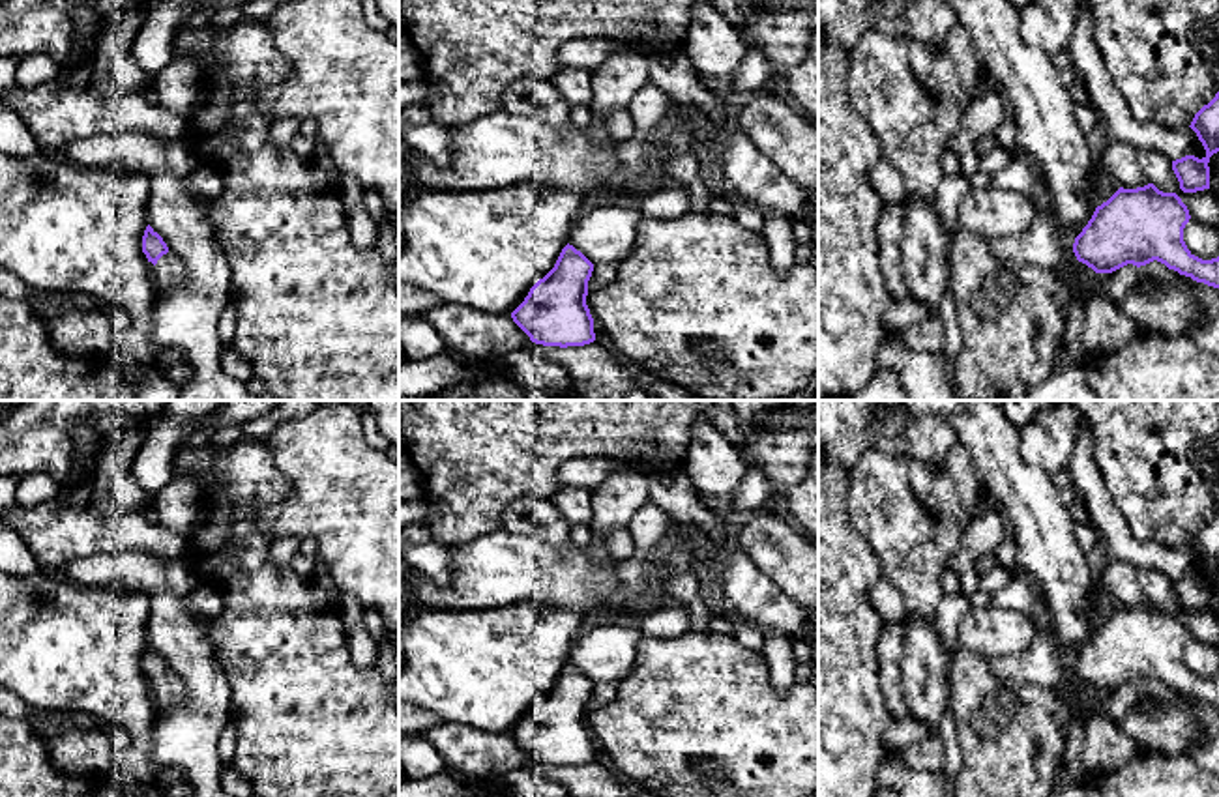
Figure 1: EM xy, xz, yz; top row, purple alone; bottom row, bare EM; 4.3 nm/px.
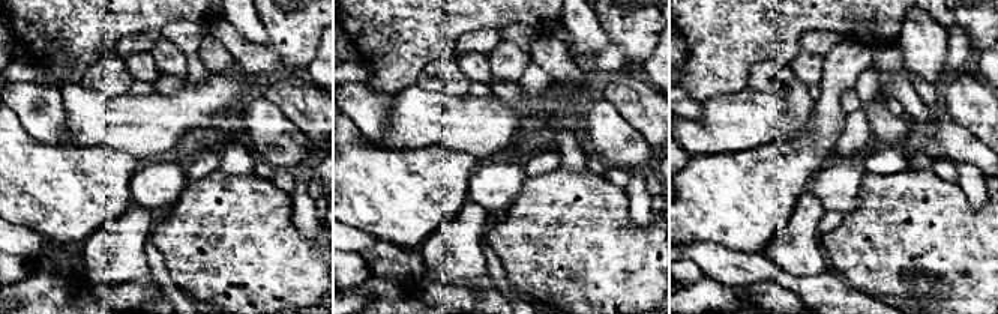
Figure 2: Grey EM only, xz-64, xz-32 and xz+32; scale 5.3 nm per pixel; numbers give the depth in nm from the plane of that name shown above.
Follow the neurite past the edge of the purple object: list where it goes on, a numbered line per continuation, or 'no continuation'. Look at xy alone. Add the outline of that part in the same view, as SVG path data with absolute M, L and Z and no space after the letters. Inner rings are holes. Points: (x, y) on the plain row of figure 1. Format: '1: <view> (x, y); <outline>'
1: xy (167, 691); M167 672L154 685L152 696L155 700L155 707L161 709L161 707L169 707L182 702L184 692L185 688L182 681L178 679L178 675L172 672Z

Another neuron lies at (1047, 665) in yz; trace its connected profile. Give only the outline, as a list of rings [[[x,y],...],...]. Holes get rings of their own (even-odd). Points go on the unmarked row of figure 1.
[[[1035,629],[1030,647],[1019,655],[989,659],[992,674],[1002,681],[1030,683],[1050,688],[1067,702],[1067,687],[1079,681],[1073,672],[1075,655],[1054,638],[1052,630]]]

